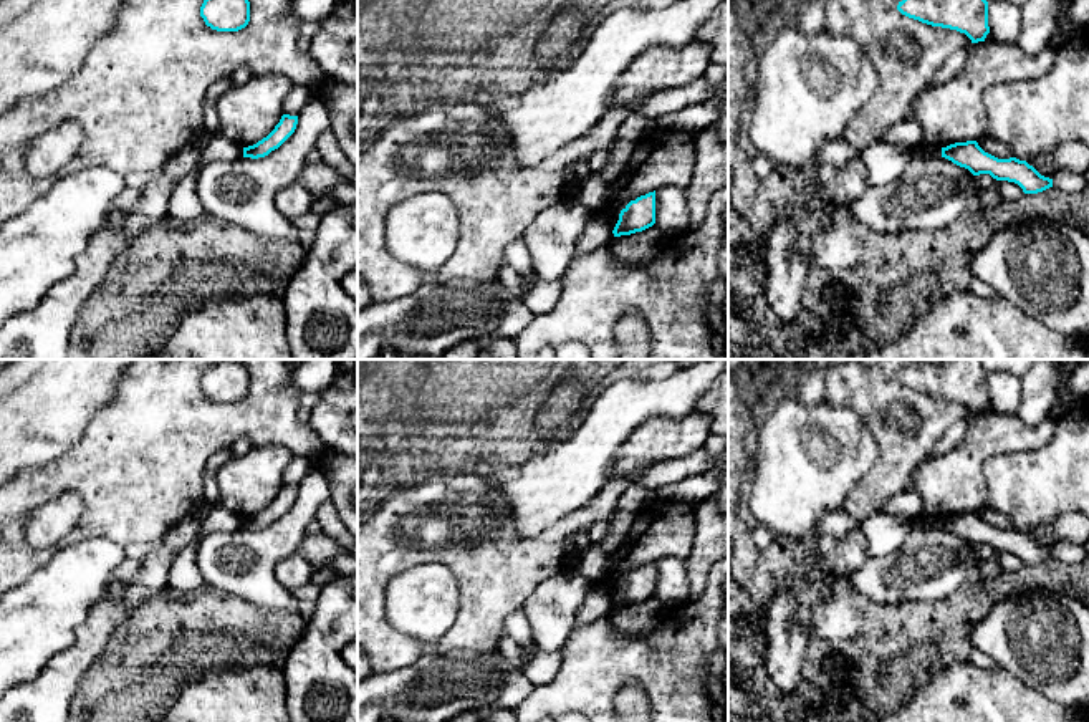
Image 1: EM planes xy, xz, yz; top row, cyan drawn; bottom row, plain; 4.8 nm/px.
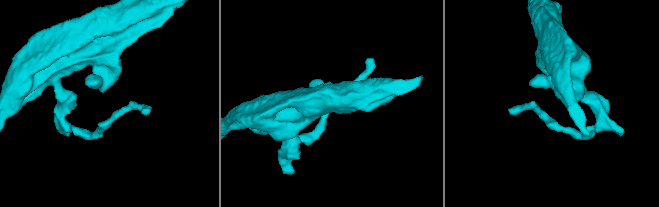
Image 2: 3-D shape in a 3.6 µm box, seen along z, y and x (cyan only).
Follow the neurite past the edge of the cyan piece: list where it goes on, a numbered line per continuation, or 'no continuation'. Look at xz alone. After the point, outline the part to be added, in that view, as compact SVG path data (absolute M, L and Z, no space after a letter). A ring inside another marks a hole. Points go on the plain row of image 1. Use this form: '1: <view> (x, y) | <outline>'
no continuation

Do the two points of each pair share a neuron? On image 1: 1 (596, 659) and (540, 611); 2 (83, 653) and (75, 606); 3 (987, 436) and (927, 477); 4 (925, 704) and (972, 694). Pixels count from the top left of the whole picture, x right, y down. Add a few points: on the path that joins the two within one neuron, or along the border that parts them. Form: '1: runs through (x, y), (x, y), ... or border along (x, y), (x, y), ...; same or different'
1: border along (573, 631), (556, 651); different
2: border along (103, 598), (78, 628), (76, 638), (53, 658); different
3: runs through (972, 451), (942, 477); same
4: runs through (937, 704), (945, 704), (954, 696), (960, 696); same

